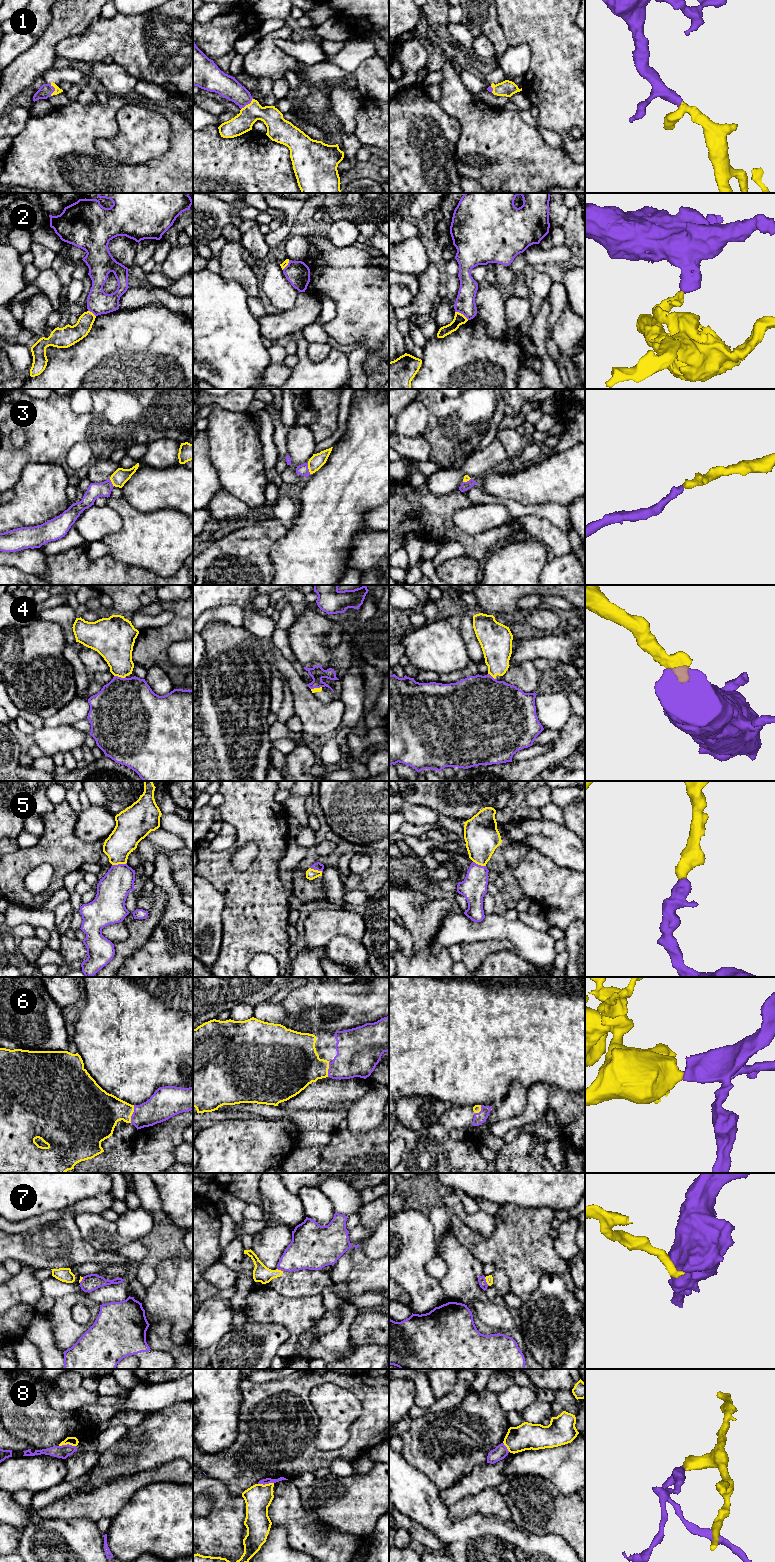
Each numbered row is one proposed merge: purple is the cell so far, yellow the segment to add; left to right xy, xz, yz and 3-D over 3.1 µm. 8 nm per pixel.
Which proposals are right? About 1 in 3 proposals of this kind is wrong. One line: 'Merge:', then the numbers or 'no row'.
Merge: 1, 3, 4, 5, 6

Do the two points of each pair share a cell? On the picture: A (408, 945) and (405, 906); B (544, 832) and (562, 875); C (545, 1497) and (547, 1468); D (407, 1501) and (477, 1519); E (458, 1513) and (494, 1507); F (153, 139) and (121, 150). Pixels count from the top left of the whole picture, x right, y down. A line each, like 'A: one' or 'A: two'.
A: two
B: two
C: two
D: one
E: one
F: one

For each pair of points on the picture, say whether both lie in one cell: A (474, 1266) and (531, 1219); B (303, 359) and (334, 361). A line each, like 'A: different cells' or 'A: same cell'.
A: different cells
B: same cell

